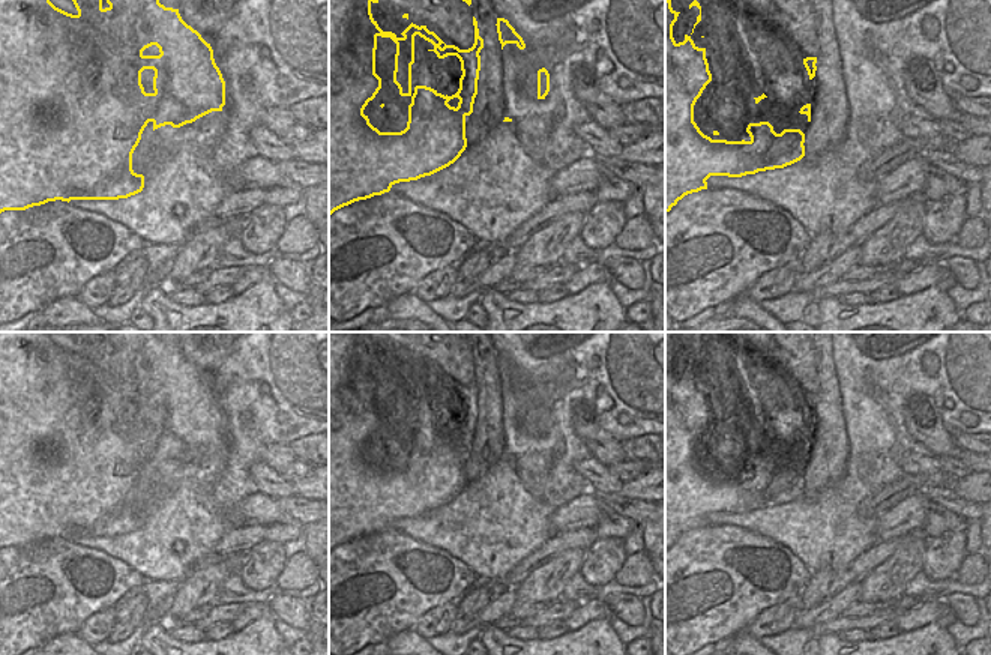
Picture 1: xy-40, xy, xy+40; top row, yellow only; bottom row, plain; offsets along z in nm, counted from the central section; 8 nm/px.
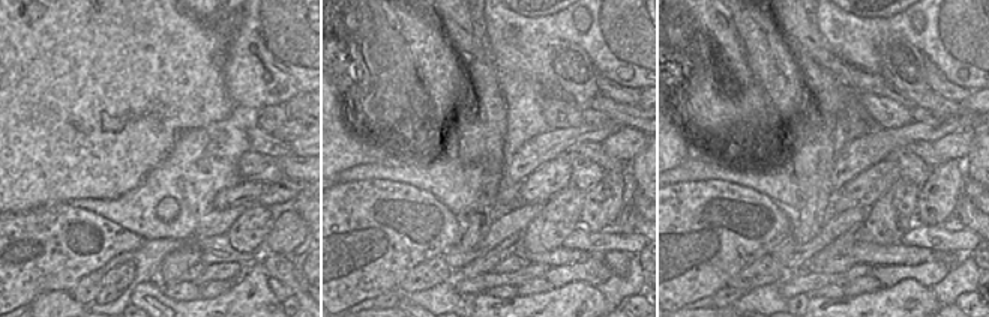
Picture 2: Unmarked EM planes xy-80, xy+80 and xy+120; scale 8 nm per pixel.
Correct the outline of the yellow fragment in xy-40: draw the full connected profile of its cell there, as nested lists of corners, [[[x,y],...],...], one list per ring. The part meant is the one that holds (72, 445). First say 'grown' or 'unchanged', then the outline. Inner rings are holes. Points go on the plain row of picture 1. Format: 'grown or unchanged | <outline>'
unchanged | [[[0,332],[0,550],[5,547],[26,547],[48,538],[71,536],[119,536],[143,527],[144,512],[132,506],[132,490],[149,458],[153,467],[171,461],[180,464],[225,442],[225,418],[213,395],[213,386],[201,371],[188,362],[179,346],[159,340],[161,332],[69,332],[78,347],[77,352],[56,344],[51,332]],[[153,406],[153,430],[146,430],[141,409]]]

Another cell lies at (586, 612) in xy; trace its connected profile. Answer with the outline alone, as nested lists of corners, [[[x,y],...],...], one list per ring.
[[[605,601],[581,602],[574,613],[565,619],[569,631],[575,631],[596,619],[613,619],[611,608]]]

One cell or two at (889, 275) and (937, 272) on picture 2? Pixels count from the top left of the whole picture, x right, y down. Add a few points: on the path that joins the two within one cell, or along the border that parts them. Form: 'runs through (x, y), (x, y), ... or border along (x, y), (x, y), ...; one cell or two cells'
runs through (901, 274), (925, 272); one cell

